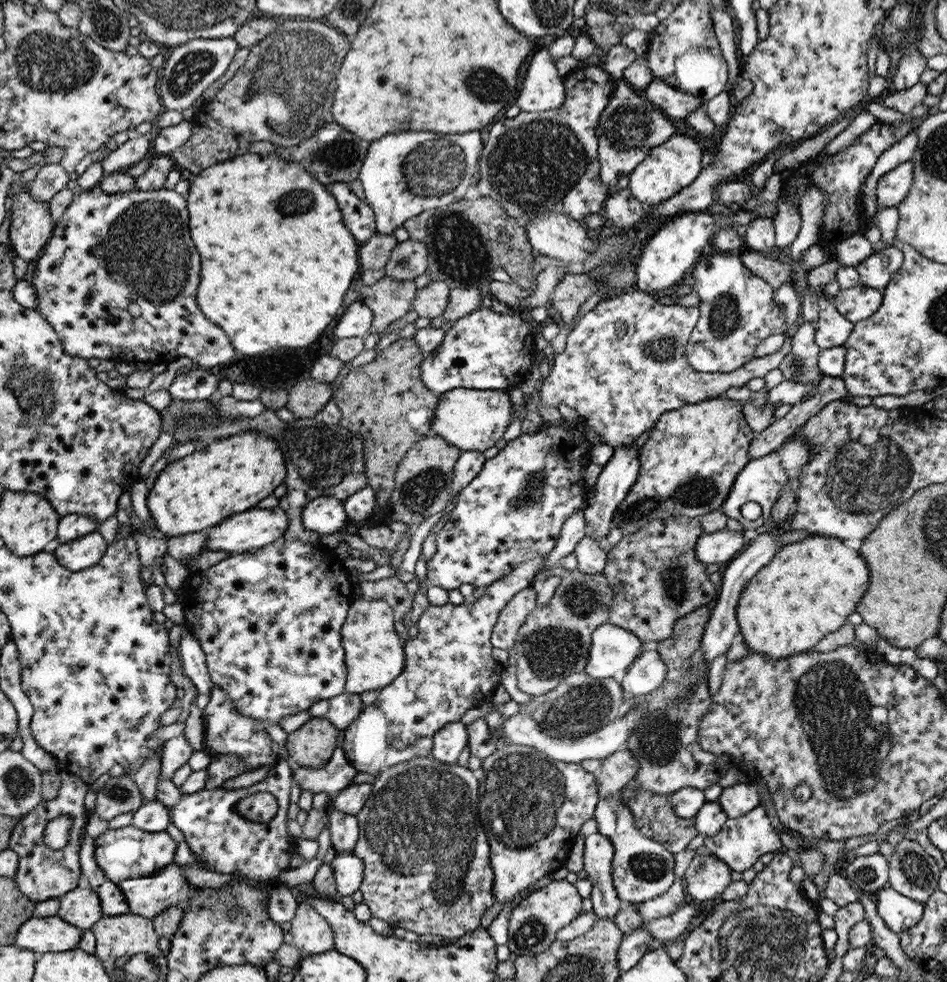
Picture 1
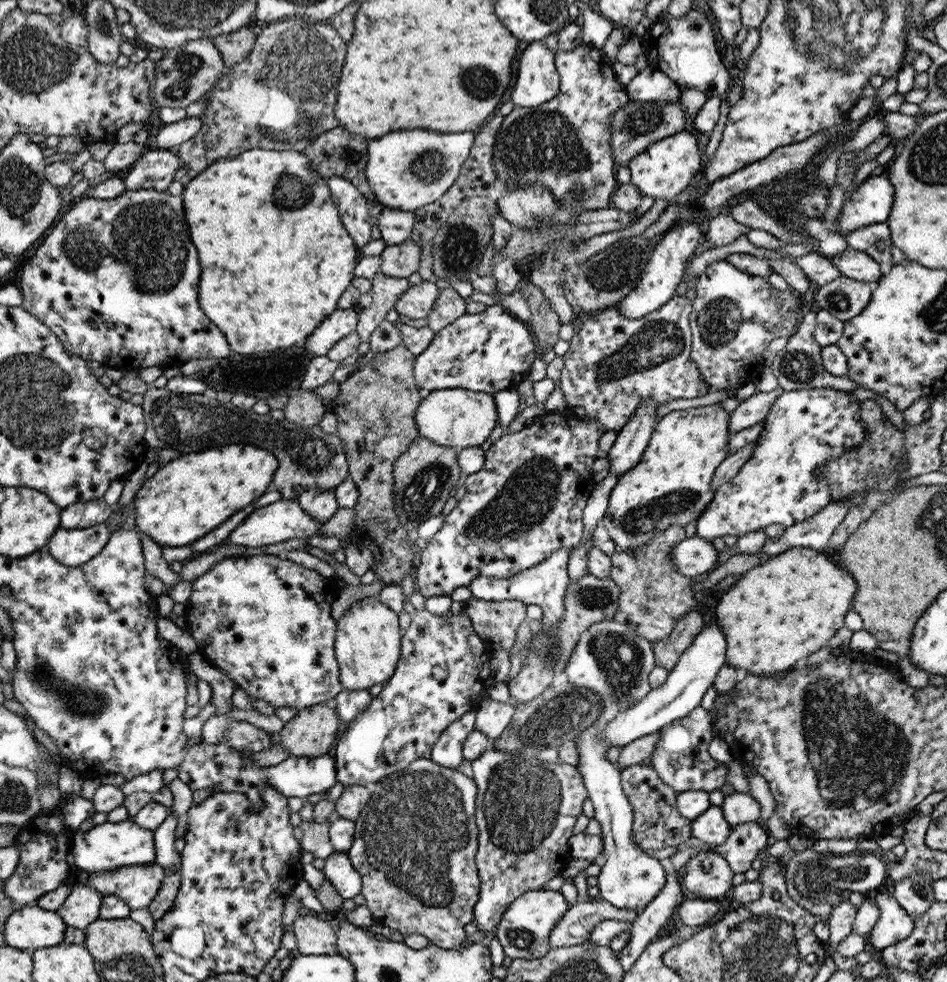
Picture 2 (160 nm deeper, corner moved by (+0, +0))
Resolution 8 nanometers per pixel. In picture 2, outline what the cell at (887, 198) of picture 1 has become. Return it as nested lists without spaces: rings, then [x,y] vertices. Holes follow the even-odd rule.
[[[879,172],[867,177],[844,201],[837,218],[837,234],[844,236],[846,230],[858,230],[863,226],[887,222],[894,195],[894,185],[887,174]]]

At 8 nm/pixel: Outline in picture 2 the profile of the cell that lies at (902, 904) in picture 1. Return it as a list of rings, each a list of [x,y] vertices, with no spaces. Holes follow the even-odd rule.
[[[888,887],[871,894],[869,898],[880,911],[879,919],[869,932],[873,948],[880,951],[910,936],[914,930],[914,918],[910,918],[901,904],[898,904]]]

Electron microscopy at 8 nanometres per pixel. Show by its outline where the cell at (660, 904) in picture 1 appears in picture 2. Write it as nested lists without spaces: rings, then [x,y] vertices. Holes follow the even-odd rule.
[[[602,898],[596,902],[577,902],[567,910],[552,929],[549,936],[550,946],[554,949],[561,946],[582,945],[589,940],[594,927],[603,920],[609,918],[634,922],[642,909],[643,907],[636,910],[616,908]]]

